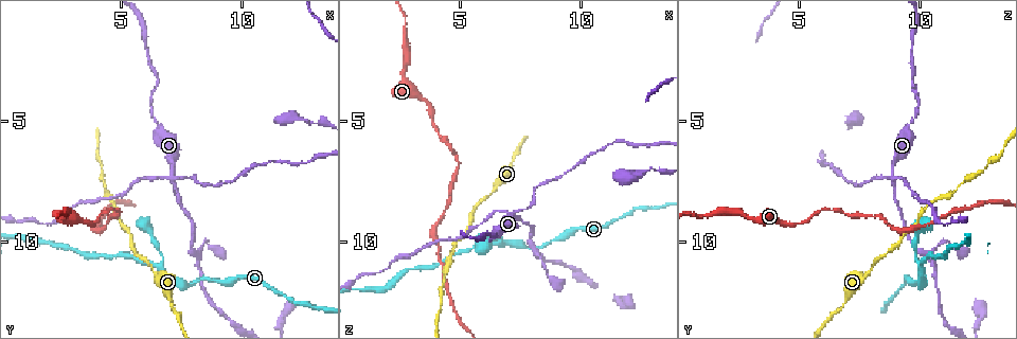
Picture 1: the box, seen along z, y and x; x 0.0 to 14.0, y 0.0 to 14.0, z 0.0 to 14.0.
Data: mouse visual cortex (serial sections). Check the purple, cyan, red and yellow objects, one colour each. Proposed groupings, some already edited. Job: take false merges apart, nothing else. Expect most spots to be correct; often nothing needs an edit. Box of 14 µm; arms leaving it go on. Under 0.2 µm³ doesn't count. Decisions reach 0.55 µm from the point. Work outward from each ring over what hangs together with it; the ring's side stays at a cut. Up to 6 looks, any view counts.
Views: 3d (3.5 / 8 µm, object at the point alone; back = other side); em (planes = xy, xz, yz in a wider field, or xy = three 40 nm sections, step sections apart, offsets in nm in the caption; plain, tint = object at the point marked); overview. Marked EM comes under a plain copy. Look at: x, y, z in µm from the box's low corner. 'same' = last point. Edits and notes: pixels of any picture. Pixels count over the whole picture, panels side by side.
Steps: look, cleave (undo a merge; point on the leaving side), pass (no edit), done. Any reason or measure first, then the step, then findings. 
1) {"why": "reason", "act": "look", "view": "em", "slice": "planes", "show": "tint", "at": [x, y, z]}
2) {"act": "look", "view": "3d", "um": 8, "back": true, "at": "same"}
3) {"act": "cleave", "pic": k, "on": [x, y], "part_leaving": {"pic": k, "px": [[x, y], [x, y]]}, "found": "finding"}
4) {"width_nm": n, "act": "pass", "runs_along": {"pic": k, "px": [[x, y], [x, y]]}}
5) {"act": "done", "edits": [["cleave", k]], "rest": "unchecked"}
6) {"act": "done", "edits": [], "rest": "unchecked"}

{"why": "four-way junction", "act": "look", "view": "3d", "um": 3.5, "at": [7.1, 7.3, 8.8]}

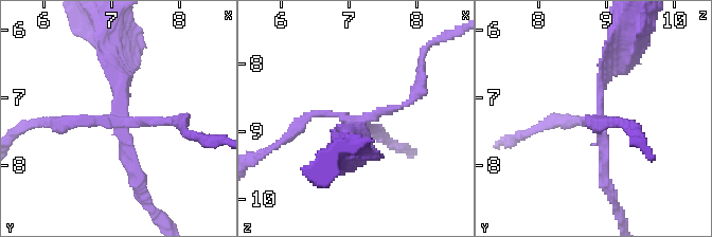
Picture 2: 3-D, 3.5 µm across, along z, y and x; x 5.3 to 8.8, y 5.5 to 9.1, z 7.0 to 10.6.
{"act": "look", "view": "em", "slice": "xy", "step": 3, "show": "tint", "at": [7.05, 7.30, 8.90]}

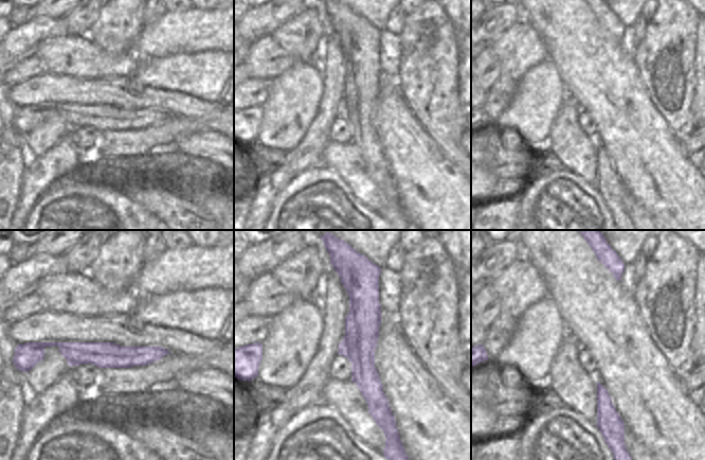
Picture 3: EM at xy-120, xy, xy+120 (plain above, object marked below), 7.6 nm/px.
{"arm_widths_nm": [150, 150, 150, 150], "act": "cleave", "pic": 2, "on": [78, 123], "found": "two cells meet here"}

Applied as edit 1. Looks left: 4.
{"why": "thin neck", "act": "look", "view": "3d", "um": 8, "at": [4.4, 9.3, 8.8]}

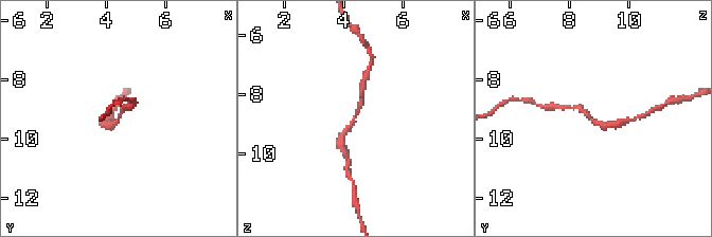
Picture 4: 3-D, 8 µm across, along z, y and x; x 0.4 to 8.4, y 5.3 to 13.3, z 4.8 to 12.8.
{"why": "zoom in", "act": "look", "view": "3d", "um": 3.5, "at": [4.4, 9.3, 8.8]}

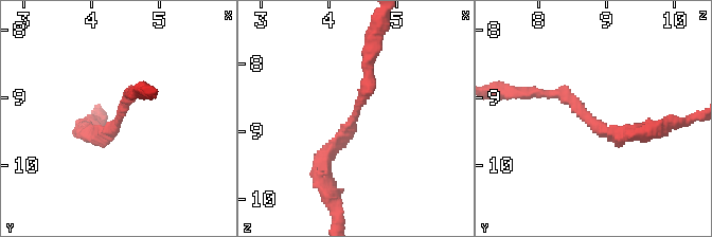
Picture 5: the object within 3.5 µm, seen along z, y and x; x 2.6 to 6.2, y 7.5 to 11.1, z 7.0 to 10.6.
{"arm_widths_nm": [200, 200], "why": "need the tissue", "act": "look", "view": "em", "slice": "xy", "step": 5, "show": "tint", "at": [4.40, 9.35, 8.80]}

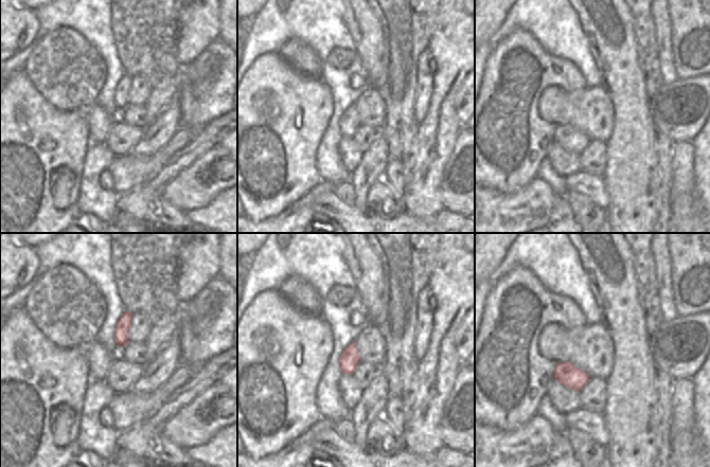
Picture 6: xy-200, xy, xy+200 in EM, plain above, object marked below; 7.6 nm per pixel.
{"width_nm": 160, "act": "pass", "runs_along": {"pic": 5, "px": [[371, 59], [368, 90], [322, 170]]}, "found": "one cell here"}

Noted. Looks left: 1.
{"act": "done", "edits": [["cleave", 2]], "rest": "unchecked"}

